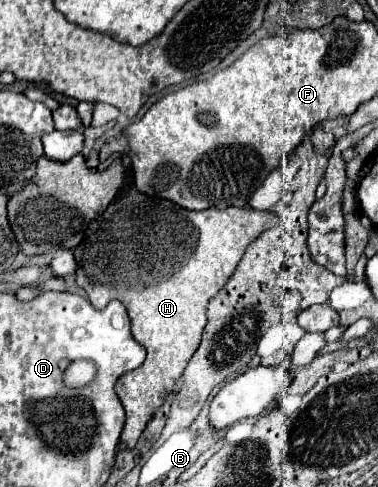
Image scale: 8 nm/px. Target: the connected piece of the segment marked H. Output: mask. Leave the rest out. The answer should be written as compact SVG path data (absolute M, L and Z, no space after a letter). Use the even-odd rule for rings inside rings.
M132 189L124 197L112 201L108 209L88 225L84 239L74 249L78 265L76 283L88 293L94 307L106 307L110 299L122 301L132 321L134 339L146 347L146 361L116 381L116 393L126 411L126 423L122 429L122 443L126 447L136 445L146 423L152 419L152 413L162 405L166 395L172 393L174 383L180 379L190 357L198 349L206 325L208 299L226 285L244 249L260 233L278 223L280 217L274 211L254 211L252 207L210 207L204 211L188 211L168 199L148 197L138 189Z

